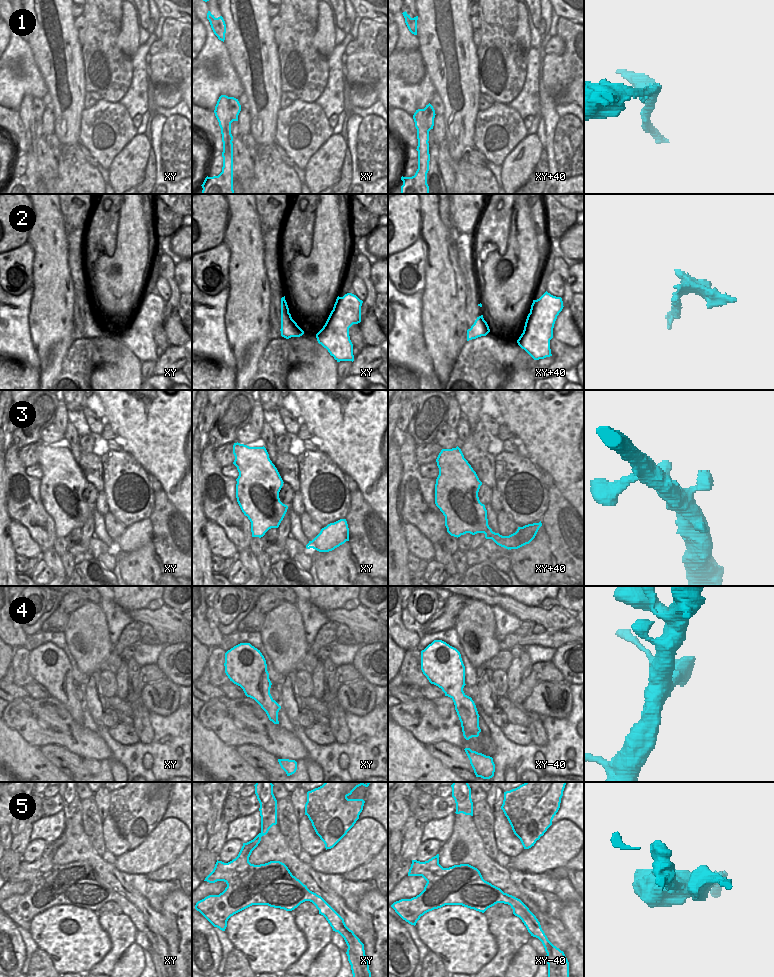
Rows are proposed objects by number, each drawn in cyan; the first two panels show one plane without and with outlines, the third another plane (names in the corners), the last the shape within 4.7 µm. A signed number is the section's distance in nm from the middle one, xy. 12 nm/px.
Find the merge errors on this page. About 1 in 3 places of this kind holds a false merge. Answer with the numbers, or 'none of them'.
1, 2, 5

